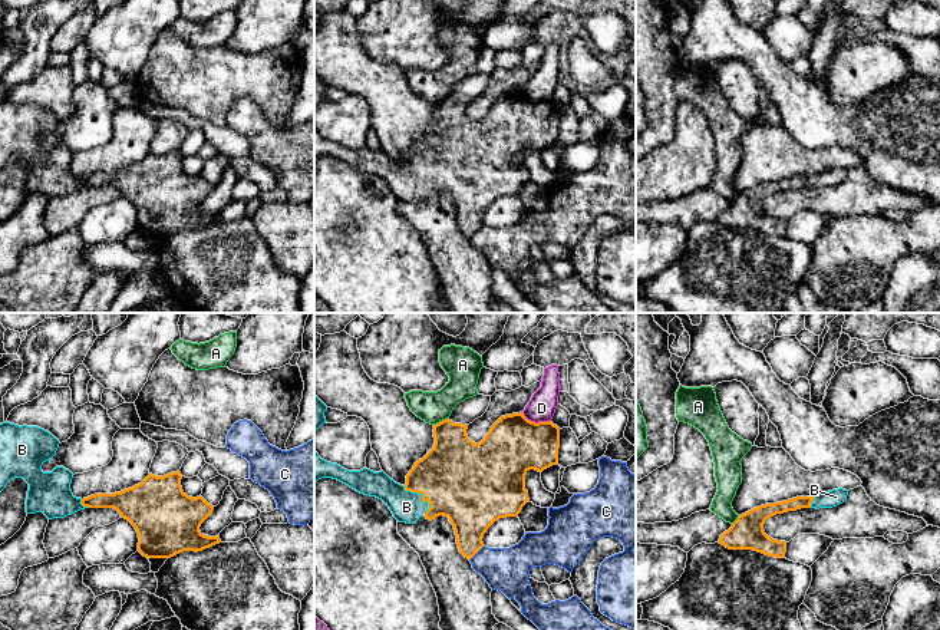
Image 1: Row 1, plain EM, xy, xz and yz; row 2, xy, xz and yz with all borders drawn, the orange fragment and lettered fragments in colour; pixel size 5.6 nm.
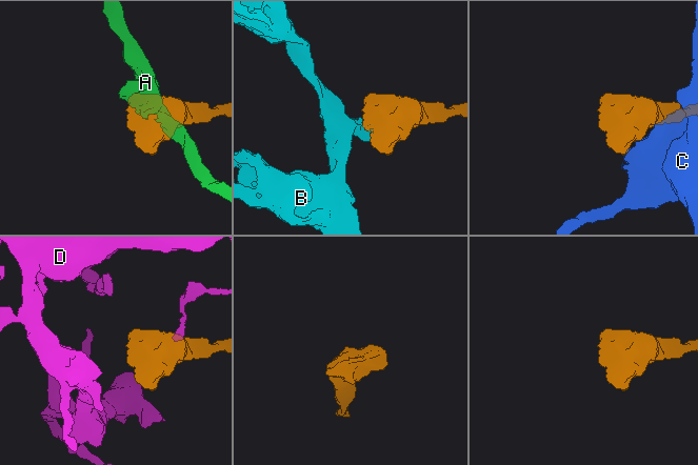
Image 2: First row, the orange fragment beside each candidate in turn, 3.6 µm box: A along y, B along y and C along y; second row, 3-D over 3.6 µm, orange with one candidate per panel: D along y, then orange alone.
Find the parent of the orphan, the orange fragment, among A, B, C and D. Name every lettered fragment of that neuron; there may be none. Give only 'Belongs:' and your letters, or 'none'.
Belongs: B

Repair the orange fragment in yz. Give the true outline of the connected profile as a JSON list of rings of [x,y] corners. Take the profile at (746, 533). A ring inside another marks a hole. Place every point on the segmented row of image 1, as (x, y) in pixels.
[[[838,488],[812,497],[796,497],[788,501],[765,504],[742,515],[725,531],[719,544],[729,550],[753,550],[769,557],[785,558],[786,542],[768,537],[763,524],[768,518],[801,508],[832,508],[847,499],[848,491]]]

